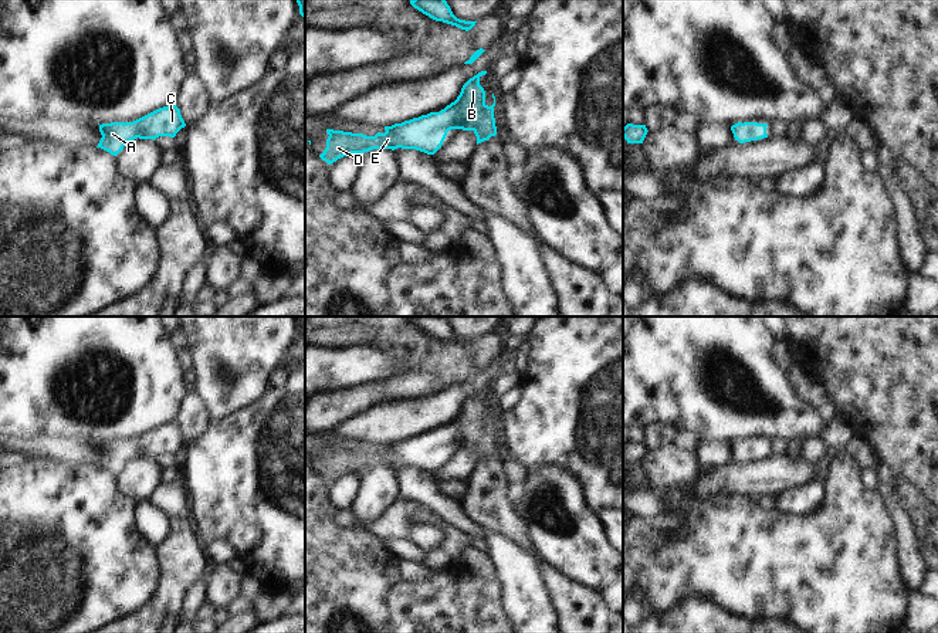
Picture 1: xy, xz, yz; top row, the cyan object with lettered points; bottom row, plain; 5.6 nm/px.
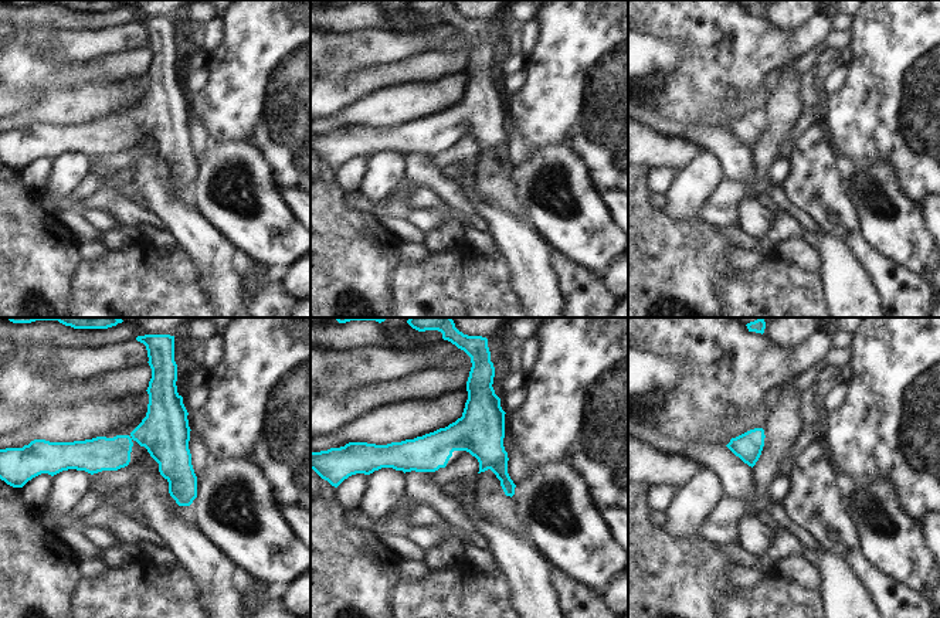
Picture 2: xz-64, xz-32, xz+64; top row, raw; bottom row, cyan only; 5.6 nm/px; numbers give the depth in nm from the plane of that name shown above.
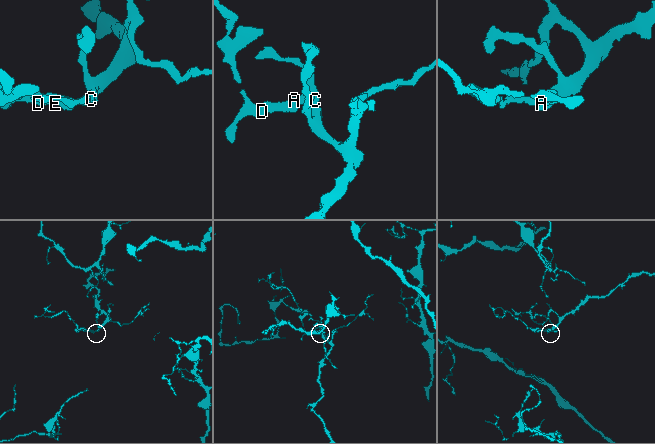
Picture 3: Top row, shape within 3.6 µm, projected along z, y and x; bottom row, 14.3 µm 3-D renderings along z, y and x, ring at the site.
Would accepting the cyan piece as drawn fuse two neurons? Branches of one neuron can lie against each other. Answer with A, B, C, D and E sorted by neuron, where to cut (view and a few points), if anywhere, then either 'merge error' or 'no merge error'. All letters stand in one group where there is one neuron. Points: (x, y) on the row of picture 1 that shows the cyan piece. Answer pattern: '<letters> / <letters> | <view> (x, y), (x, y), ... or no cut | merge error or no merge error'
A B C D E | no cut | no merge error

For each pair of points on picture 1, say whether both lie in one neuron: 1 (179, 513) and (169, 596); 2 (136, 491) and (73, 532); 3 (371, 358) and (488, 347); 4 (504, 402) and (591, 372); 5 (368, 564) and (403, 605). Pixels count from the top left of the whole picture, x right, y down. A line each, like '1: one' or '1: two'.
1: one
2: two
3: two
4: two
5: two

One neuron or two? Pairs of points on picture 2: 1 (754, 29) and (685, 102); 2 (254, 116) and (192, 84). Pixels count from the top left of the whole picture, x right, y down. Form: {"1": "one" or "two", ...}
{"1": "one", "2": "two"}

